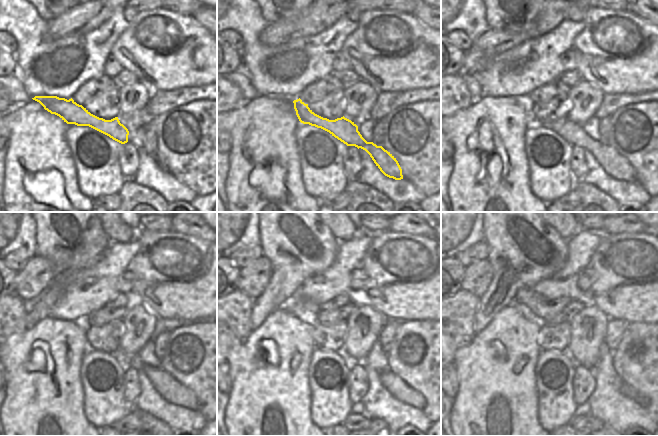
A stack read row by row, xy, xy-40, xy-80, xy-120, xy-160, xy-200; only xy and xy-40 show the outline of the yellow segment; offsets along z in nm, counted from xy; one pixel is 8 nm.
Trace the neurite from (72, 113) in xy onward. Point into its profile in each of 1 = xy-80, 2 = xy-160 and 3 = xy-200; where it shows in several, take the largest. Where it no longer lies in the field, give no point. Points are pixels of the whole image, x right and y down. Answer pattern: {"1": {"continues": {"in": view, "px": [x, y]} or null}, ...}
{"1": {"continues": {"in": "xy-80", "px": [614, 164]}}, "2": {"continues": {"in": "xy-160", "px": [396, 386]}}, "3": {"continues": {"in": "xy-200", "px": [626, 390]}}}

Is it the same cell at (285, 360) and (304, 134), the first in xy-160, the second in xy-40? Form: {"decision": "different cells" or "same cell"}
{"decision": "different cells"}

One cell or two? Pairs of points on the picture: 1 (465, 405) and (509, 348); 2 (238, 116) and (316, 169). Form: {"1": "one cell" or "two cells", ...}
{"1": "one cell", "2": "two cells"}

